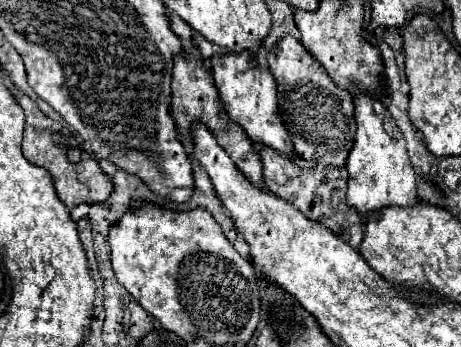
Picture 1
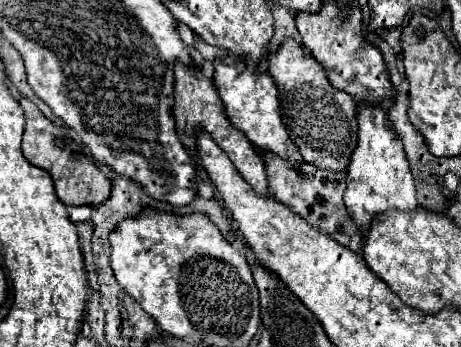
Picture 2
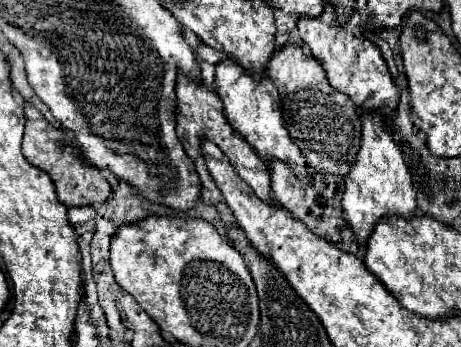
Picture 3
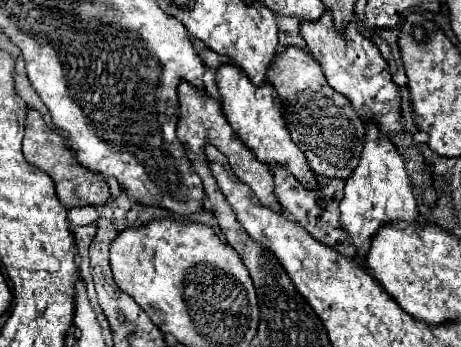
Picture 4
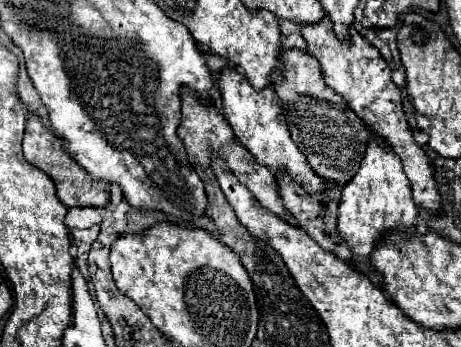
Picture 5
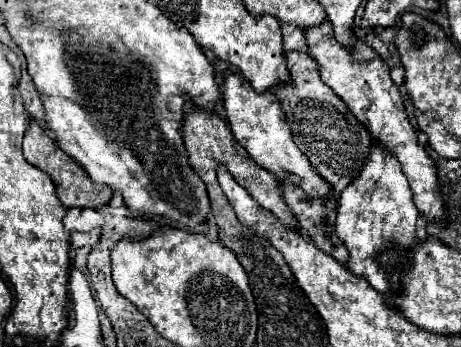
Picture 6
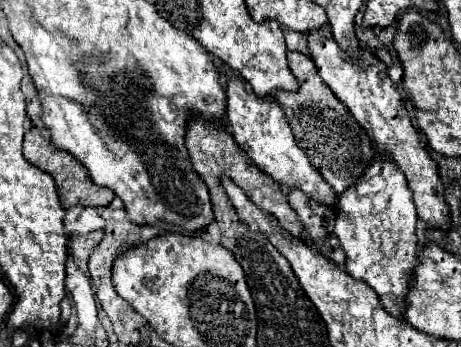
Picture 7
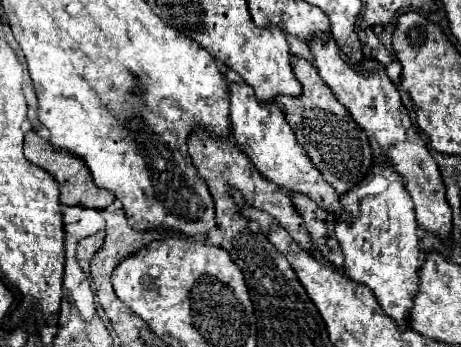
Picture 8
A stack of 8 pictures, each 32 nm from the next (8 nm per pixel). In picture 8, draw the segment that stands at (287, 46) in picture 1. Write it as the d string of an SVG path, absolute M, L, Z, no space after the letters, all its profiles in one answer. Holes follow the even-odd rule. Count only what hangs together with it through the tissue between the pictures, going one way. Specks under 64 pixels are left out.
M292 54L292 72L302 84L302 94L298 96L276 96L276 104L284 108L286 120L296 134L298 144L306 150L312 164L322 172L324 180L338 192L344 194L348 188L356 186L372 166L372 148L366 132L352 120L350 112L336 100L332 90L320 78L316 66L300 56Z

